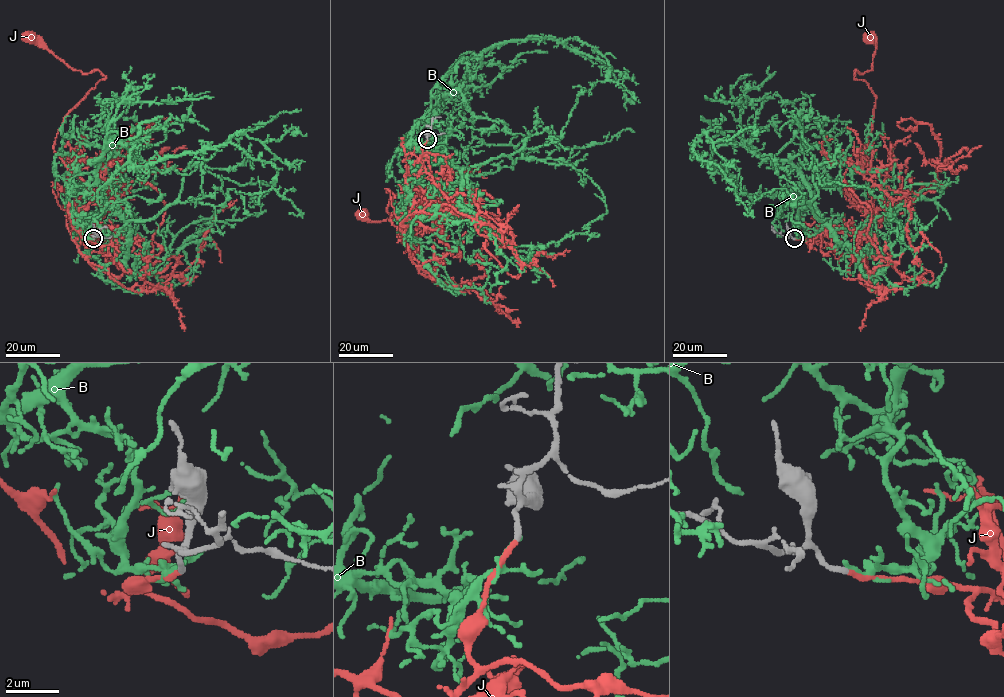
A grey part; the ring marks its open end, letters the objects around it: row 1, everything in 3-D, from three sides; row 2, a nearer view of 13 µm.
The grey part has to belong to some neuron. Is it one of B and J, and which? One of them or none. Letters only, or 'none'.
J

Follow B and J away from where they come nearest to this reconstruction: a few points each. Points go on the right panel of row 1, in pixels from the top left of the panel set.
B: (794, 238), (811, 201), (789, 162), (736, 143), (719, 145), (710, 166), (696, 142), (744, 213)
J: (794, 238), (858, 236), (865, 225), (844, 176), (871, 128), (875, 94), (854, 76), (871, 69), (869, 38)

